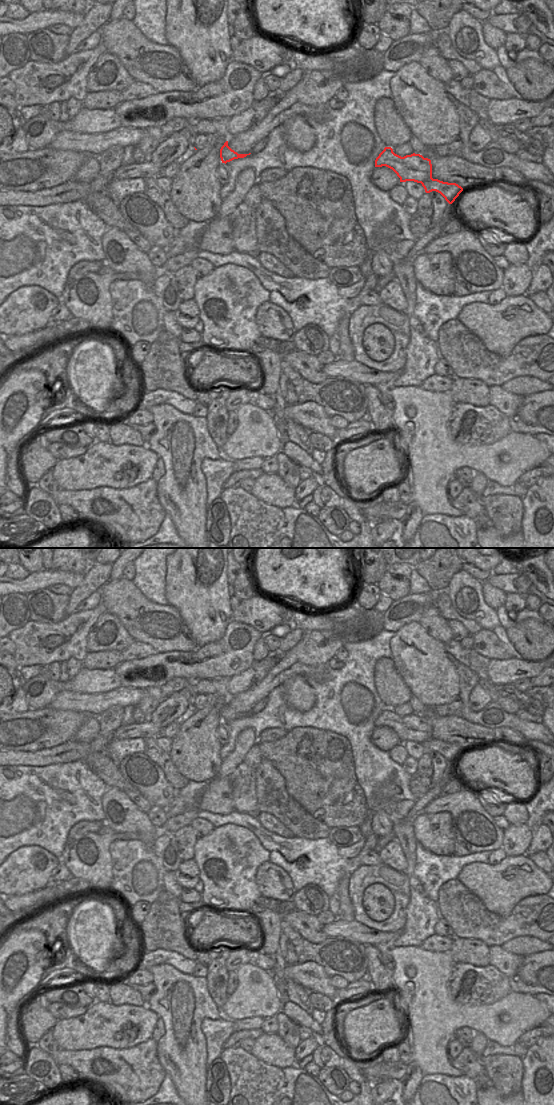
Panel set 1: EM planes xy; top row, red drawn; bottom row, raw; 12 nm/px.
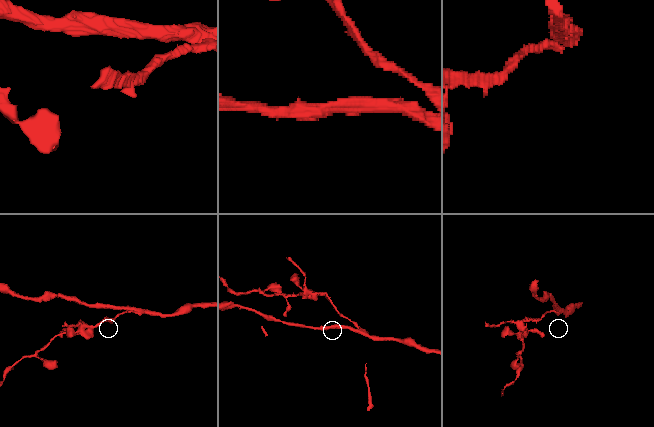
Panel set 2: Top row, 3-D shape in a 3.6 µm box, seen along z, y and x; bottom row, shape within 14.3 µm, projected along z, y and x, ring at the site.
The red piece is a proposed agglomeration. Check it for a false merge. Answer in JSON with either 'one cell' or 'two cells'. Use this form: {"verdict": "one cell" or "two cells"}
{"verdict": "two cells"}

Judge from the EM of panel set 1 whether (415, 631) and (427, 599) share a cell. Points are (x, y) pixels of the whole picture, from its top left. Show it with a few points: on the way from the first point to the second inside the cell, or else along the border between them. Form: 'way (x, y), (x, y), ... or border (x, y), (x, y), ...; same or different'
border (418, 621), (404, 624), (396, 631); different

